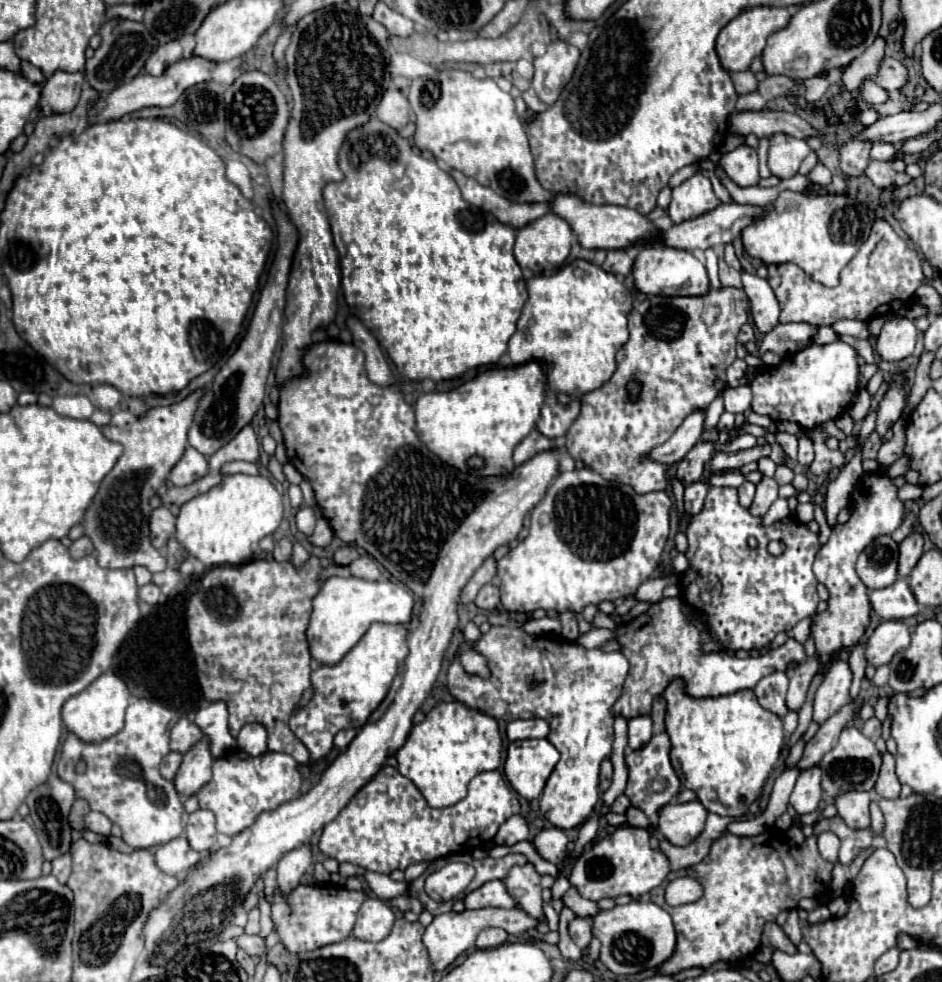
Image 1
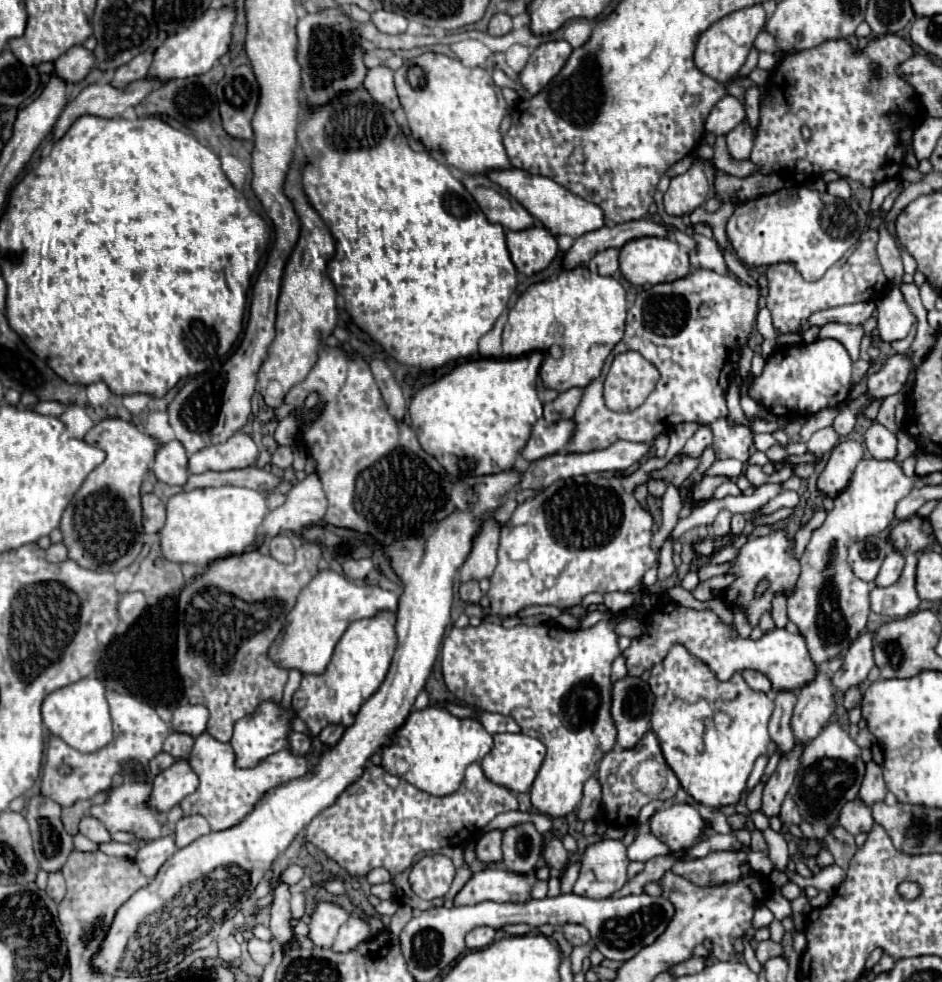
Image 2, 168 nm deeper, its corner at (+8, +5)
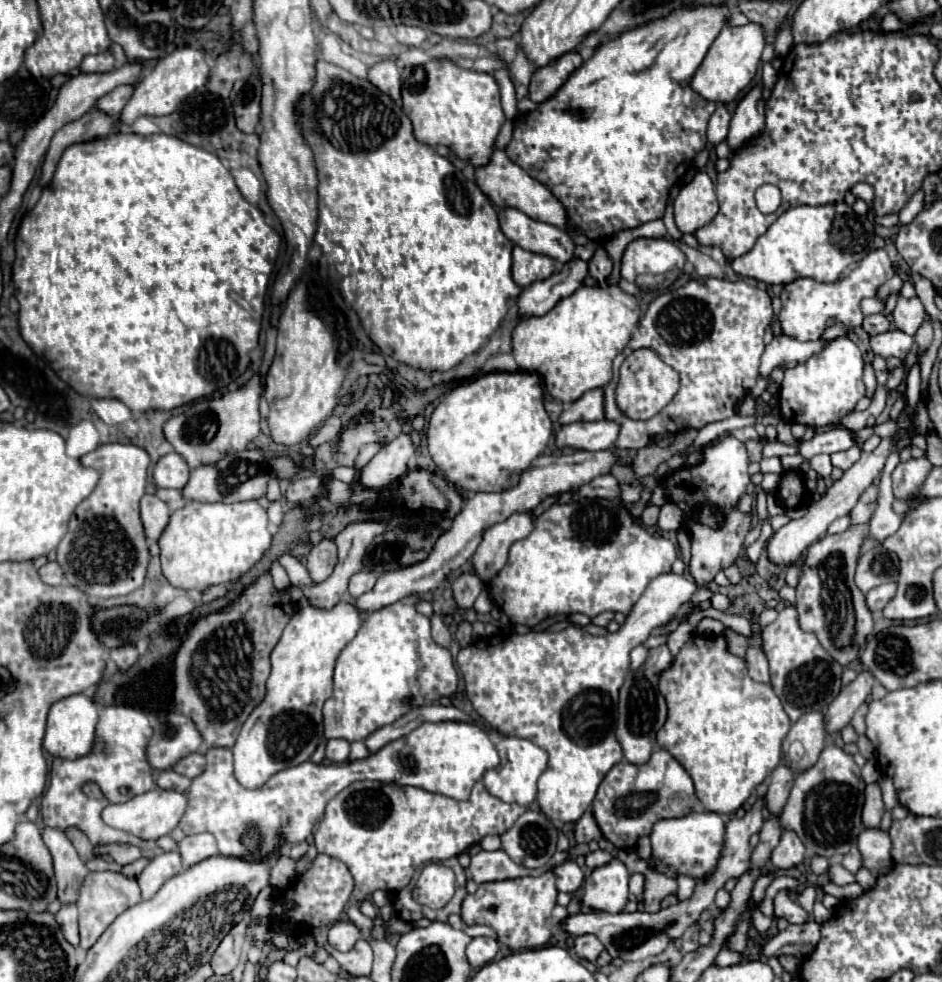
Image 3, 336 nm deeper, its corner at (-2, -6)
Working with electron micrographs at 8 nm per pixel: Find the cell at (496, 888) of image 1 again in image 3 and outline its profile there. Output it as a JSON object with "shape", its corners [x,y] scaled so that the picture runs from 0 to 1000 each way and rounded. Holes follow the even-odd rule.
{"shape":[[[579,887],[572,893],[553,893],[553,895],[536,895],[523,899],[511,899],[508,905],[494,913],[489,924],[489,936],[494,942],[519,942],[530,950],[530,960],[540,966],[568,966],[576,964],[583,954],[583,938],[585,928],[591,920],[591,903],[589,891]]]}

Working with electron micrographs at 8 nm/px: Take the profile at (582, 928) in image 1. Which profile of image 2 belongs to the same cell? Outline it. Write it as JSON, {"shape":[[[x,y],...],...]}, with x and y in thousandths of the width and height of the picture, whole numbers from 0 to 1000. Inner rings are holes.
{"shape":[[[600,941],[598,943],[598,953],[606,963],[619,963],[625,959],[625,949],[621,943],[615,941]]]}

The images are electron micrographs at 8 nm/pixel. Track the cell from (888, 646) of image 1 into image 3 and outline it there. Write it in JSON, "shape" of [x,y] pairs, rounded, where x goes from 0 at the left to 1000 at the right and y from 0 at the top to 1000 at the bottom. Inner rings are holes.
{"shape":[[[918,681],[901,698],[897,698],[893,702],[893,706],[880,716],[880,720],[876,724],[876,738],[878,738],[880,746],[891,744],[893,740],[897,740],[903,734],[906,726],[923,710],[927,696],[929,696],[927,685]]]}

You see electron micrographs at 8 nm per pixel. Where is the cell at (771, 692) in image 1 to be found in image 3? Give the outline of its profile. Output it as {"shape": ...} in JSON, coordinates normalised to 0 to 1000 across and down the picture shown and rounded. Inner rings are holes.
{"shape":[[[801,647],[797,649],[797,657],[793,663],[793,677],[795,677],[795,689],[804,696],[816,696],[816,683],[814,683],[814,673],[808,663],[808,649]]]}

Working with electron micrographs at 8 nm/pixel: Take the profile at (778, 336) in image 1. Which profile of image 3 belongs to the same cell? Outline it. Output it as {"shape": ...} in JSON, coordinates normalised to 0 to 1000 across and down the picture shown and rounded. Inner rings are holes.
{"shape":[[[933,319],[933,321],[920,321],[914,333],[916,333],[923,341],[939,339],[939,337],[944,337],[944,325],[942,325],[937,319]]]}

